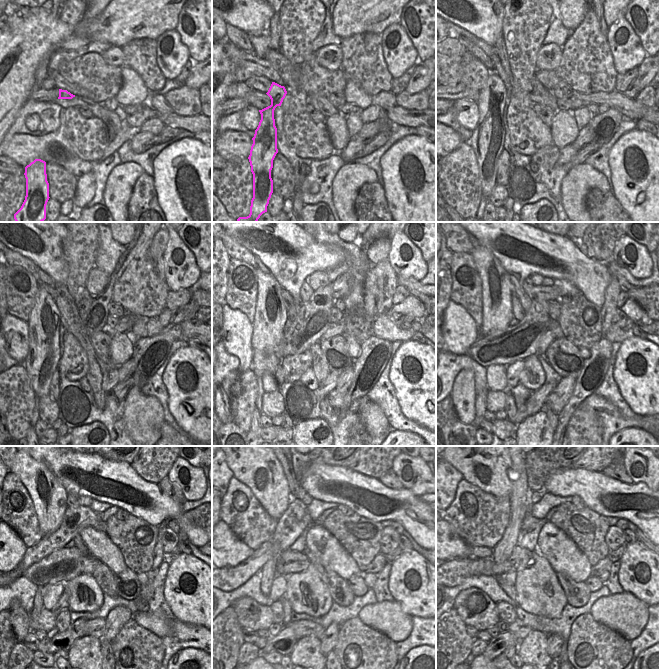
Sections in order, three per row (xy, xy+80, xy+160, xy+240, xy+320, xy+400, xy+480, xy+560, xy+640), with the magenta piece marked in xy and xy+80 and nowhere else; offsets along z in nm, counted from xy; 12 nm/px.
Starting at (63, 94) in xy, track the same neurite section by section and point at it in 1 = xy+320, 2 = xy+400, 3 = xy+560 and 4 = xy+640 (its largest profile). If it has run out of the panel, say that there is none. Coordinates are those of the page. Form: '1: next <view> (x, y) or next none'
1: next xy+320 (270, 318)
2: next xy+400 (497, 289)
3: next xy+560 (256, 466)
4: next xy+640 (487, 466)

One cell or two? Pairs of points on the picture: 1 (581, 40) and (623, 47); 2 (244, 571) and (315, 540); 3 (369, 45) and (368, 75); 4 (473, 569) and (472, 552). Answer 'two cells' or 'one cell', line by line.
1: two cells
2: two cells
3: one cell
4: two cells

